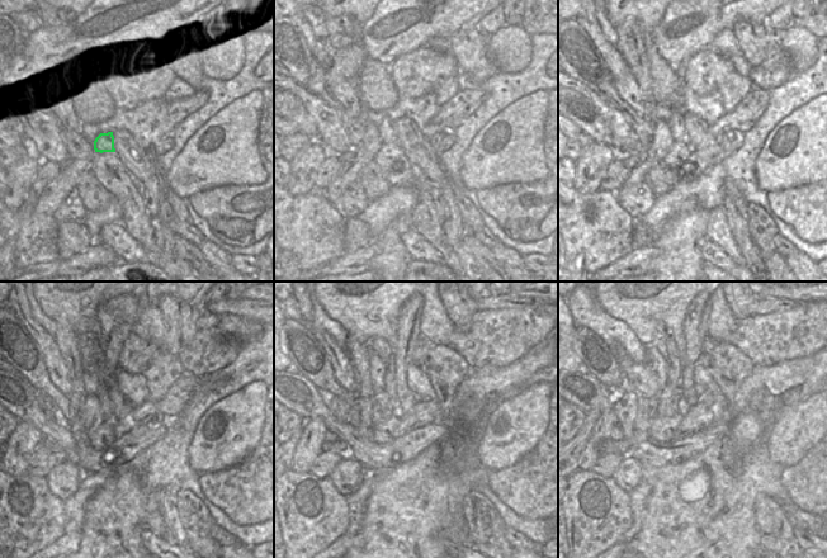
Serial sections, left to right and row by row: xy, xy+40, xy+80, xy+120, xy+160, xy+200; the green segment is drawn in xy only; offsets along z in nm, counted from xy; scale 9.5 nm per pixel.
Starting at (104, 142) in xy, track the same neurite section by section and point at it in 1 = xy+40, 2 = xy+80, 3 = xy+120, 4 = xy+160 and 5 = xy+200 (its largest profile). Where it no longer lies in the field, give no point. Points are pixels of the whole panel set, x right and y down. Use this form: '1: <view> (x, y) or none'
1: xy+40 (388, 136)
2: xy+80 (676, 122)
3: xy+120 (103, 392)
4: xy+160 (381, 346)
5: xy+200 (666, 345)

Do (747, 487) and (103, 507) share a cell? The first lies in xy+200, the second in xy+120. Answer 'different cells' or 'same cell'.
same cell

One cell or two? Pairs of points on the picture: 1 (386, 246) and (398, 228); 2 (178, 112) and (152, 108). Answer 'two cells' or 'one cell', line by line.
1: one cell
2: two cells

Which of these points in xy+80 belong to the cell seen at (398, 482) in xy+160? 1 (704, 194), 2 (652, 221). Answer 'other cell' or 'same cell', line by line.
1: other cell
2: other cell

